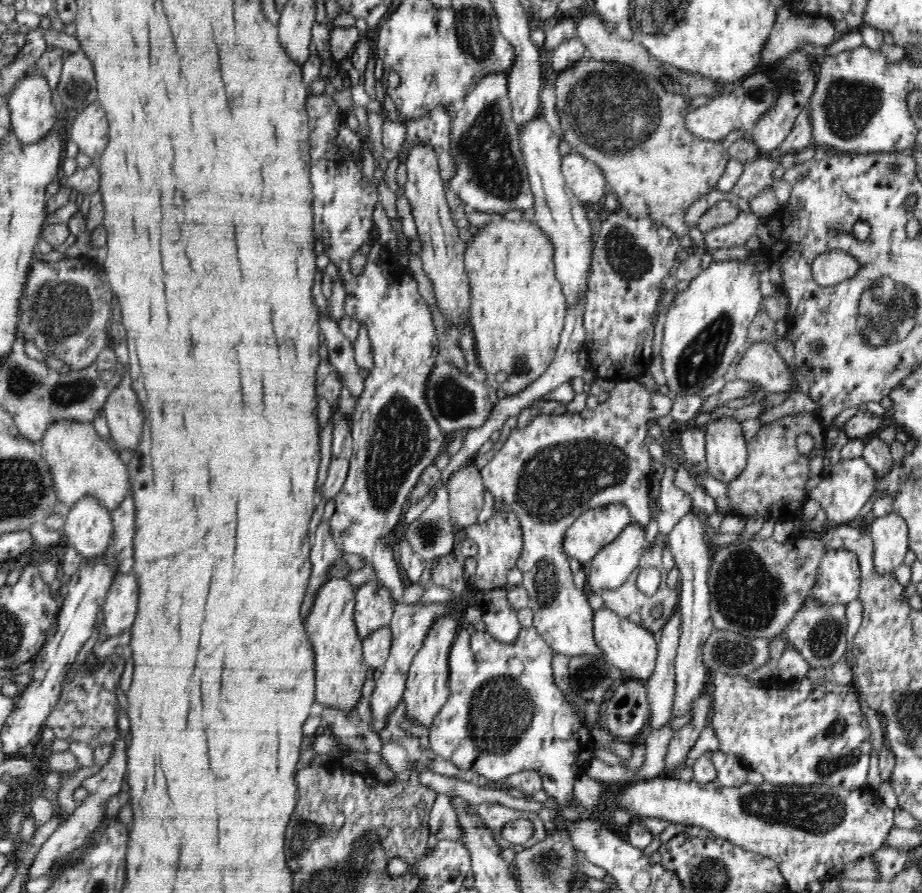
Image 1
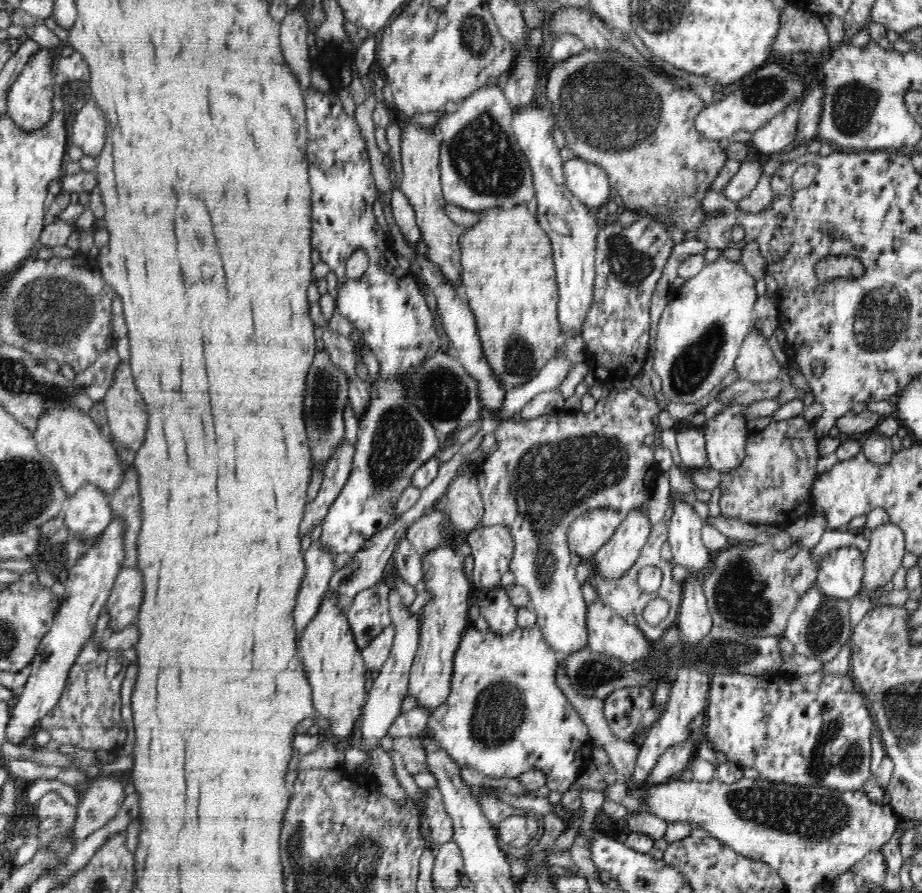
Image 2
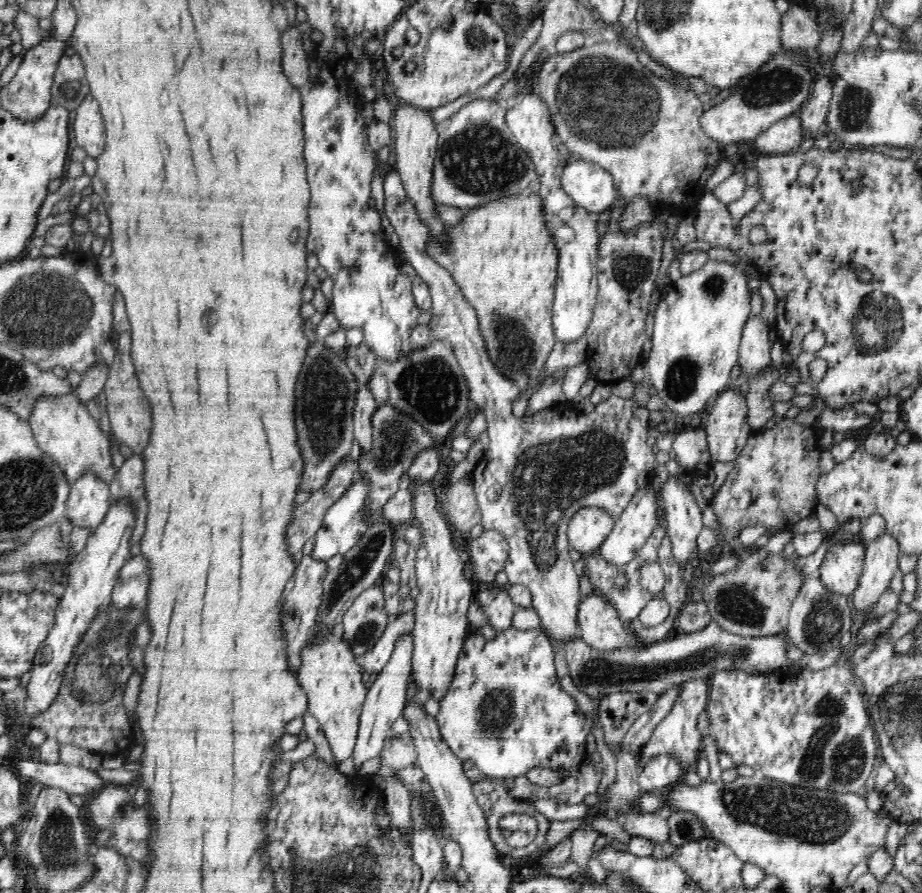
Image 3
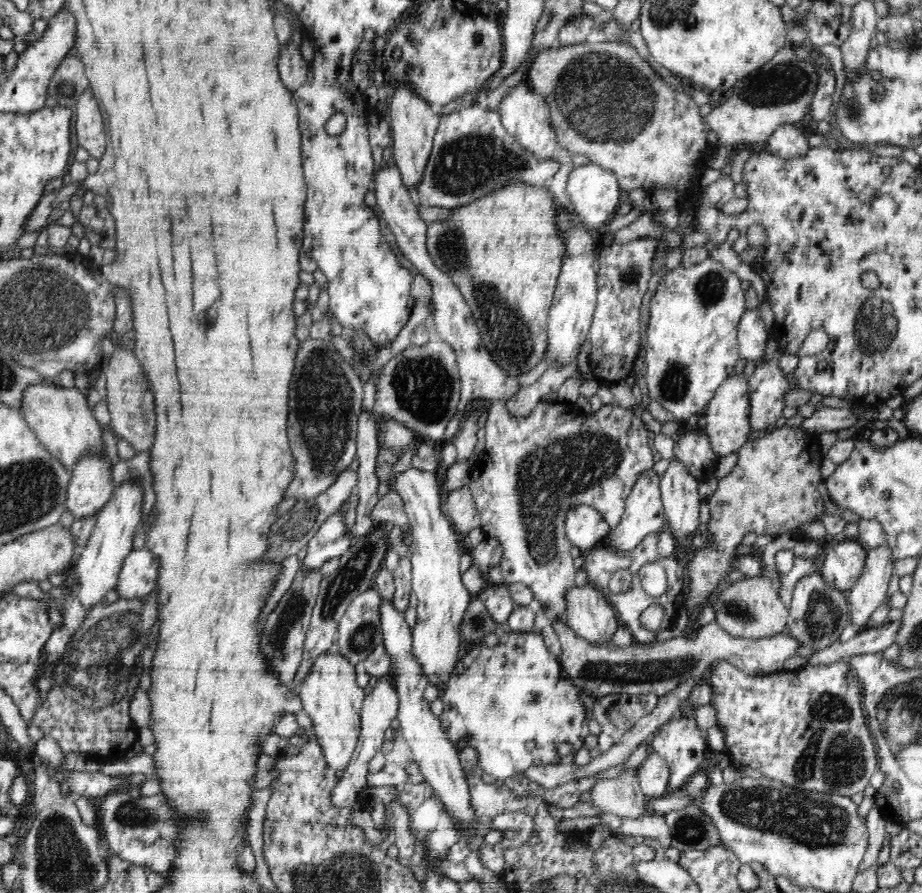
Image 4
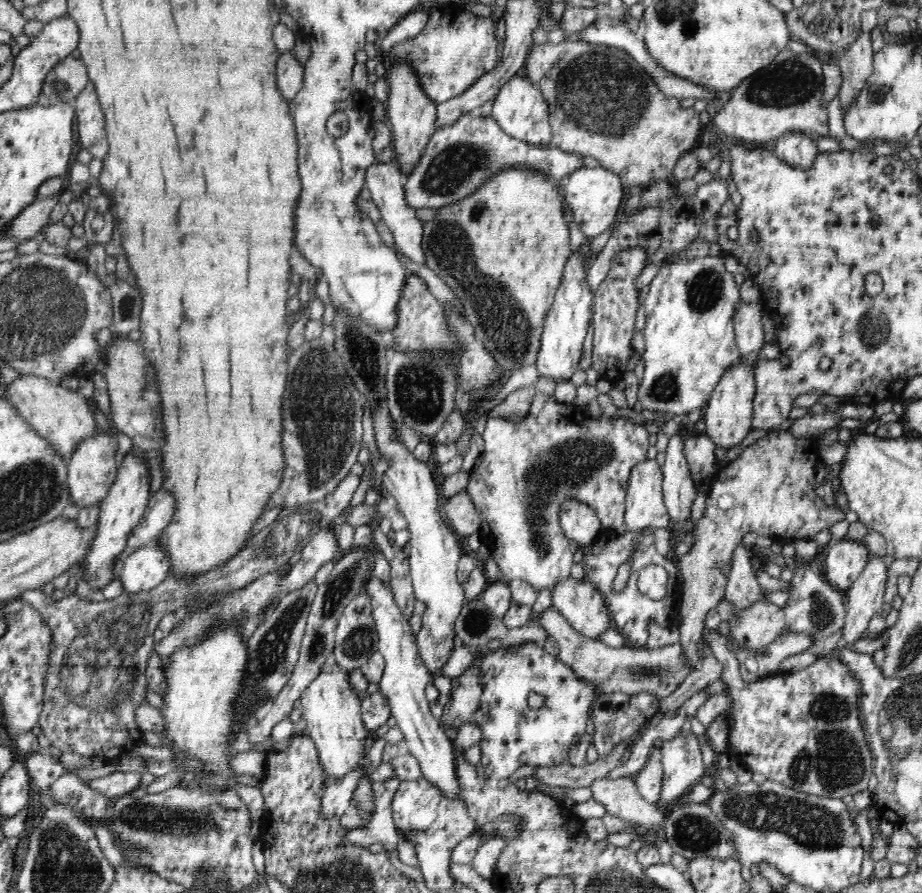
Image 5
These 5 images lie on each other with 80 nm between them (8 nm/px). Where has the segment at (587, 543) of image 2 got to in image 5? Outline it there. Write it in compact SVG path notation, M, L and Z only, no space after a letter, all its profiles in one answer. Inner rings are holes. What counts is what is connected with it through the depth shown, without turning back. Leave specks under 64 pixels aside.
M567 498L560 507L560 526L564 535L588 549L602 530L601 521L593 508L578 499Z

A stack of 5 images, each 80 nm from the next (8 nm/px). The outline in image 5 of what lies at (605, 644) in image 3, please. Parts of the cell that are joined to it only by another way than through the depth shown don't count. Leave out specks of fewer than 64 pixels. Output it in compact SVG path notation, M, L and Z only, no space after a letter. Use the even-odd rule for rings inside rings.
M568 576L568 578L560 580L554 586L551 595L552 607L568 620L572 628L576 629L580 634L587 636L587 638L597 640L602 632L606 632L608 628L612 627L613 620L608 612L603 596L587 580L578 581L576 578Z

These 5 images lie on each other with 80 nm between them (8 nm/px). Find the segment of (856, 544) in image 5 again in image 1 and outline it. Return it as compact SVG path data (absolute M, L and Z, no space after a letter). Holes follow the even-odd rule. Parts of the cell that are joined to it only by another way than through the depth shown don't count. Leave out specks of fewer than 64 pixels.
M842 549L828 551L819 563L810 597L816 605L845 604L858 599L862 563L856 554Z

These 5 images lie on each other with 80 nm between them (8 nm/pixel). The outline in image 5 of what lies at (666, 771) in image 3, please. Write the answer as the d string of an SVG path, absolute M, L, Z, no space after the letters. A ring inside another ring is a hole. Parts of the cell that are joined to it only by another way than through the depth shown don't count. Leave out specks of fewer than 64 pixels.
M655 744L650 748L648 760L633 778L640 797L647 803L656 804L662 790L663 769L660 765L660 754L660 746Z

